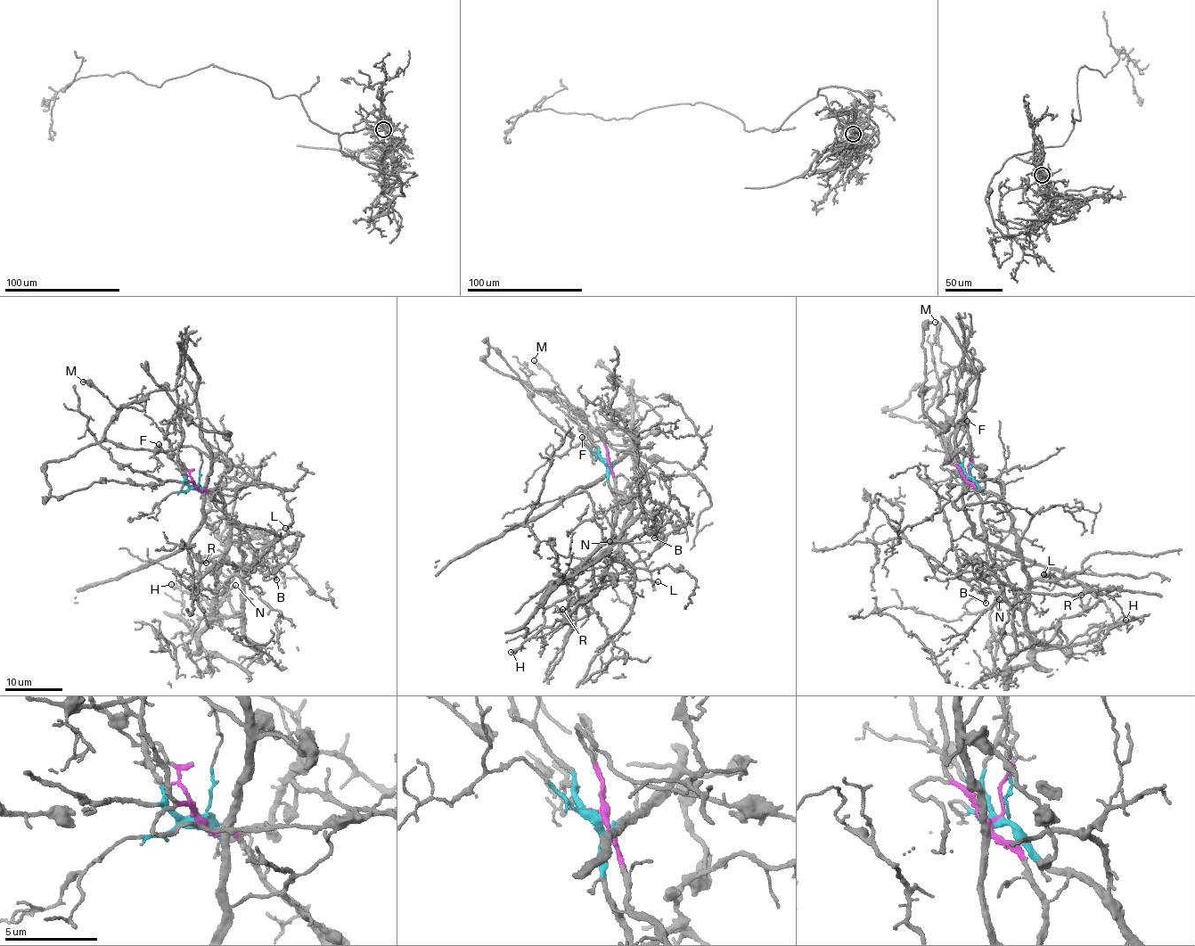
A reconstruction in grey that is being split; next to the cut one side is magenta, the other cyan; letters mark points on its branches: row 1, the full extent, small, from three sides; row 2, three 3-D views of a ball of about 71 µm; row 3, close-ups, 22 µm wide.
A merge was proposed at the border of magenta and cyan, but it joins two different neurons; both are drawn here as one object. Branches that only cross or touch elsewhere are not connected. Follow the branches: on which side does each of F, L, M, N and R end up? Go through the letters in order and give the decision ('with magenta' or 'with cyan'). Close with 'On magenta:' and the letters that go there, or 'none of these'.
F: with magenta
L: with cyan
M: with magenta
N: with cyan
R: with cyan
On magenta: F, M

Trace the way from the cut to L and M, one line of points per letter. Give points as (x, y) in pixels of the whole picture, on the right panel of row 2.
L: (966, 476), (971, 477), (983, 491), (994, 493), (1010, 516), (1022, 570), (1033, 579), (1055, 579), (1044, 574)
M: (966, 475), (951, 458), (949, 439), (957, 427), (937, 407), (941, 376), (954, 367), (940, 359), (935, 321)

